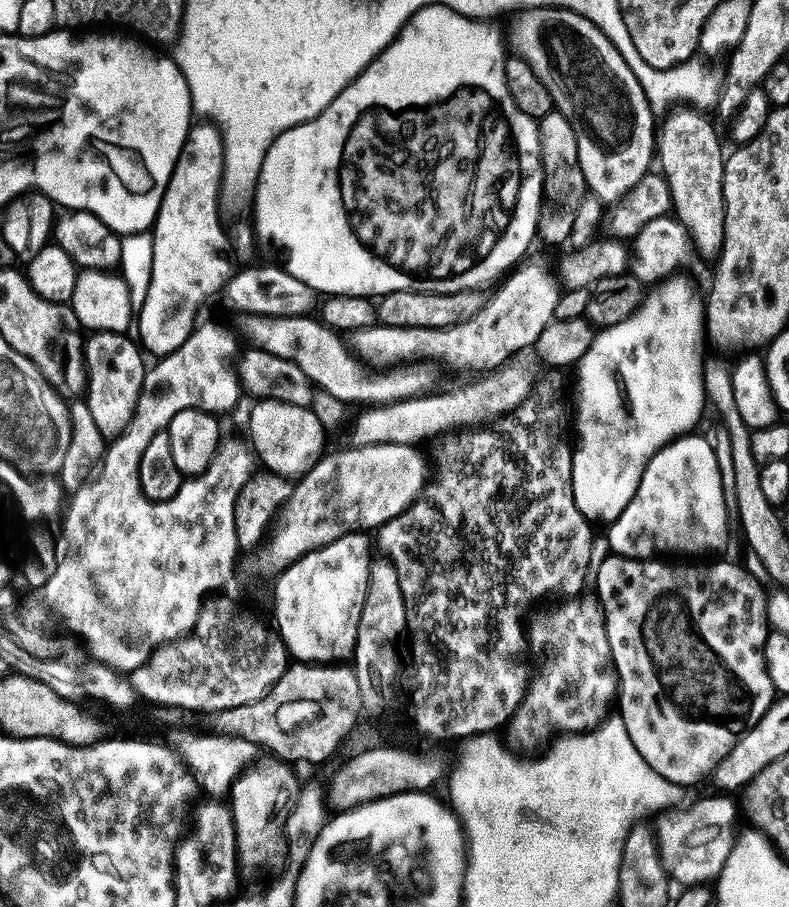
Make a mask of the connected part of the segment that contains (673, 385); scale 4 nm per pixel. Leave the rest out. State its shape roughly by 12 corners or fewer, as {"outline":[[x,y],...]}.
{"outline":[[681,274],[575,365],[589,522],[706,412],[706,304]]}

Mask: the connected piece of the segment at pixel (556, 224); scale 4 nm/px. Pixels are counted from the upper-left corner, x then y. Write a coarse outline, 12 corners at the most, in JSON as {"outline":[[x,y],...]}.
{"outline":[[539,117],[544,192],[536,230],[570,238],[586,192],[574,126]]}

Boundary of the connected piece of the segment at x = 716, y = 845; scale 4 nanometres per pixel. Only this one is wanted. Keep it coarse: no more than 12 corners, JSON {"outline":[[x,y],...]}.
{"outline":[[731,795],[654,825],[669,881],[708,884],[738,839]]}

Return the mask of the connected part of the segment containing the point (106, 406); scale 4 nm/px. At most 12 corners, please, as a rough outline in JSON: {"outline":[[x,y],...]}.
{"outline":[[85,339],[86,399],[101,437],[130,424],[144,381],[140,344]]}

